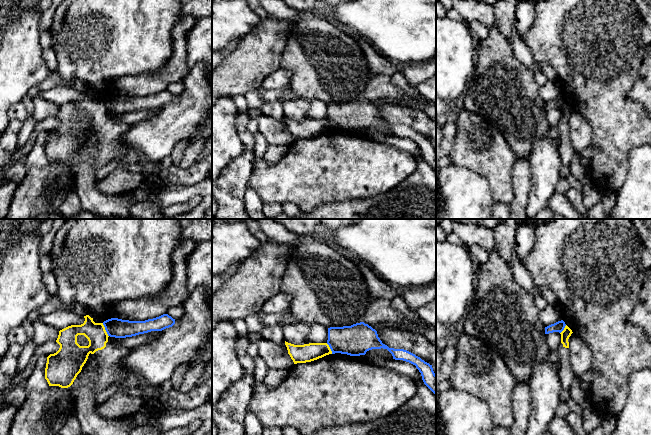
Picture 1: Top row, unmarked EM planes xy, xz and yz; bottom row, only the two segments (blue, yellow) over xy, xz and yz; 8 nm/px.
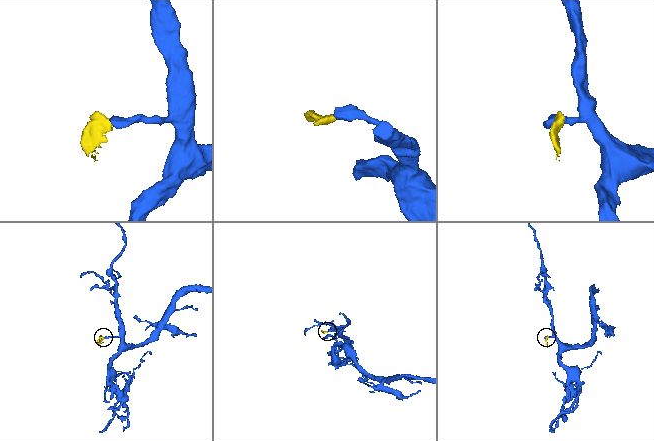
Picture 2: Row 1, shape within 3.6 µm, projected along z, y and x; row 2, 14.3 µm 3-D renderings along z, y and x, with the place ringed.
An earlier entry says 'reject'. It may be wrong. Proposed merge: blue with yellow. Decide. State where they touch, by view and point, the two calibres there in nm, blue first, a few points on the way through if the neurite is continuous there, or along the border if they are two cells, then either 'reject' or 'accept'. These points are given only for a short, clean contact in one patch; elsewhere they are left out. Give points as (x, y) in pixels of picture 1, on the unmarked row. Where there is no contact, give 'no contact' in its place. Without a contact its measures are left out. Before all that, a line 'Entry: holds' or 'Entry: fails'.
Entry: holds
contact xy (105, 105); calibres 160 and 160 nm; border xy (102, 99), (108, 112); reject

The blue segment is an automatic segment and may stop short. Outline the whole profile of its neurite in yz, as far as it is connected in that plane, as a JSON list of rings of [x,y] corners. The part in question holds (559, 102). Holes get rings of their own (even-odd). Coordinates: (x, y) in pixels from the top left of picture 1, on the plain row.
[[[563,96],[558,97],[554,100],[551,100],[551,101],[545,103],[545,110],[549,110],[549,109],[553,109],[553,108],[561,109],[564,106],[565,102],[566,102],[566,100]]]

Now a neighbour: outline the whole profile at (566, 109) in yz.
[[[566,101],[561,110],[561,119],[557,125],[559,133],[559,150],[562,165],[569,166],[574,155],[572,141],[570,138],[570,125],[568,115],[572,110],[572,106]]]

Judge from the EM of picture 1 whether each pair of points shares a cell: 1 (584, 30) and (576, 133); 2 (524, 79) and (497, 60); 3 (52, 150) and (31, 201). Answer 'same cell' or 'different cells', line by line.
1: different cells
2: same cell
3: different cells

